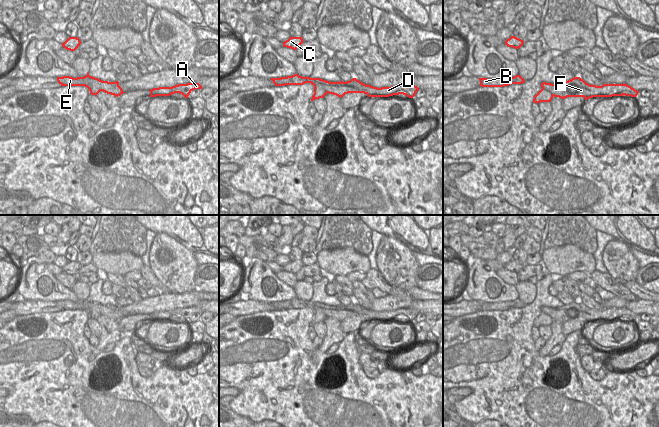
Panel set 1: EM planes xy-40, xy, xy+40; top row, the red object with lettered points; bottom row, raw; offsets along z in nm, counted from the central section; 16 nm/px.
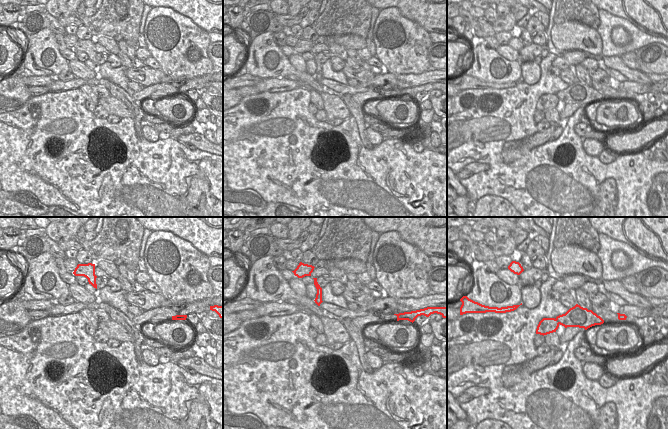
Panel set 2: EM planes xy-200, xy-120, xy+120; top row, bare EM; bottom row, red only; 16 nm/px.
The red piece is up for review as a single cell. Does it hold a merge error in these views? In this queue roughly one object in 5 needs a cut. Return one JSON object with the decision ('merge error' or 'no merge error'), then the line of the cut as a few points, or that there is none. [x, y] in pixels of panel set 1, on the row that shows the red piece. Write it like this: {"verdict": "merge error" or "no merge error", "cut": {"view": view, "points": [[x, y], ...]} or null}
{"verdict": "merge error", "cut": {"view": "xy", "points": [[312, 79], [318, 82], [327, 92]]}}

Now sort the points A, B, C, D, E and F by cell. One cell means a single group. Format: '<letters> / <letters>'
A B D E F / C

